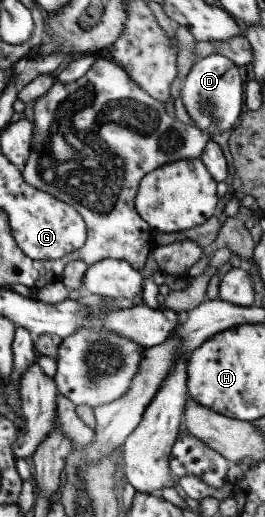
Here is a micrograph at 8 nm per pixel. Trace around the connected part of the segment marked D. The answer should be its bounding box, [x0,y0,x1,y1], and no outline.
[179,54,243,139]

